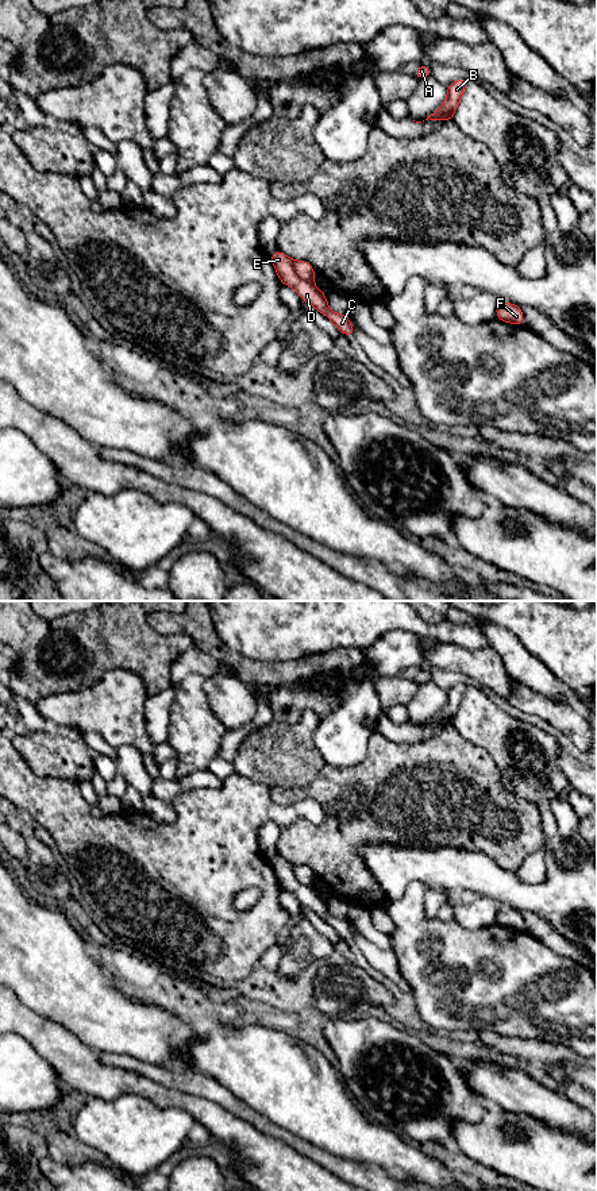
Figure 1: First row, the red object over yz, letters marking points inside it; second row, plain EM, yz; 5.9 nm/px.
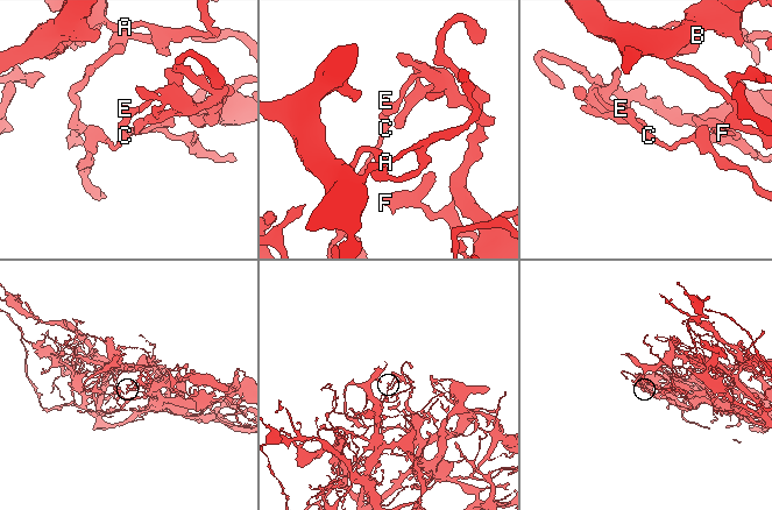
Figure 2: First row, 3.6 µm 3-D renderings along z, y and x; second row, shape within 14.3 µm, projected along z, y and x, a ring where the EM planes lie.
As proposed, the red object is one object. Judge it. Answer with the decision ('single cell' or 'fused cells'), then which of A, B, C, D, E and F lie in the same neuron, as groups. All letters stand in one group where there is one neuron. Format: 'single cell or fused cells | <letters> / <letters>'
fused cells | A B / C D E F

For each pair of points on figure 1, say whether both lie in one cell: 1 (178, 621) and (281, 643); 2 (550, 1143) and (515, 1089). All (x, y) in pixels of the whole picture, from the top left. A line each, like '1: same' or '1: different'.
1: different
2: different

